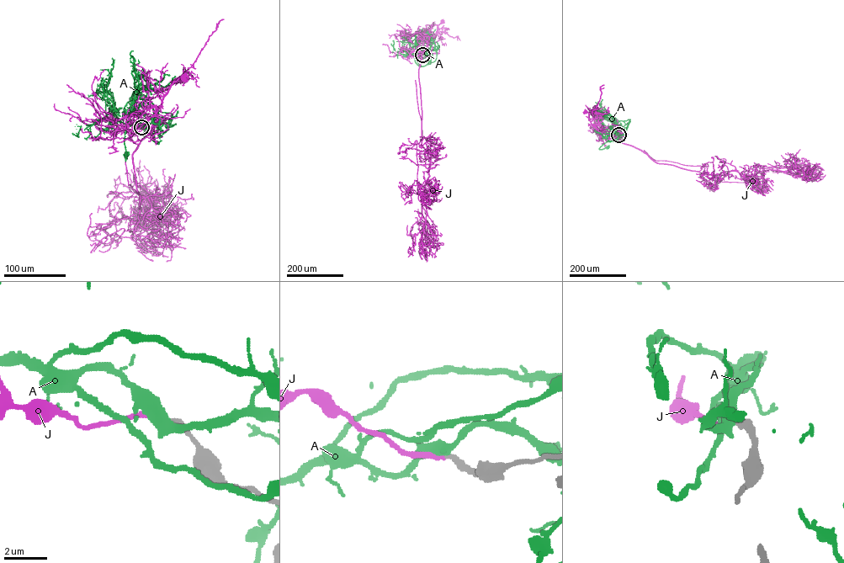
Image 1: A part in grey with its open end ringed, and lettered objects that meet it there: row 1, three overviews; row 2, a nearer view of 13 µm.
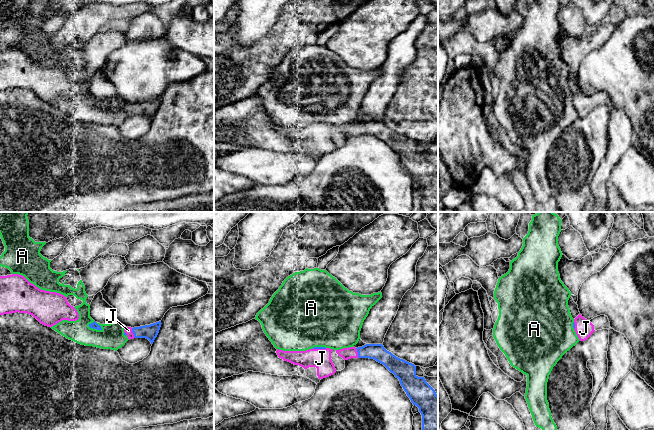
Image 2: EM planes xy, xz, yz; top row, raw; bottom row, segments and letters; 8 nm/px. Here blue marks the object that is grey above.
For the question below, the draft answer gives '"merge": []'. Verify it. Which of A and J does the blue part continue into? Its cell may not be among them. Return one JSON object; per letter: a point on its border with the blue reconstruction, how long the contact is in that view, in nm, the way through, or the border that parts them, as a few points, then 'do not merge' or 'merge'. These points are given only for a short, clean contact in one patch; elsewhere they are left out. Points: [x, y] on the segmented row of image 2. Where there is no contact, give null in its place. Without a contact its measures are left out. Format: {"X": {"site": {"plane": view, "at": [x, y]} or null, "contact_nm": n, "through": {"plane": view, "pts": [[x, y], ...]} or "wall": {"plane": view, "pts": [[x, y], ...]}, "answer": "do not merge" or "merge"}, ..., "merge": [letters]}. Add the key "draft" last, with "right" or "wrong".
{"A": {"site": {"plane": "xy", "at": [95, 328]}, "contact_nm": 130, "wall": {"plane": "xy", "pts": [[88, 324], [90, 327], [102, 329]]}, "answer": "do not merge"}, "J": {"site": {"plane": "xy", "at": [133, 333]}, "contact_nm": 90, "answer": "merge"}, "merge": ["J"], "draft": "wrong"}

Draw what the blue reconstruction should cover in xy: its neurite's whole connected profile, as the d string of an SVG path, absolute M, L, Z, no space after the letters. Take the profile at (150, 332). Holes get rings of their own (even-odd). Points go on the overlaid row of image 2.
M161 321L140 327L125 327L124 332L127 334L129 340L133 338L146 338L153 344L159 333L160 327Z

